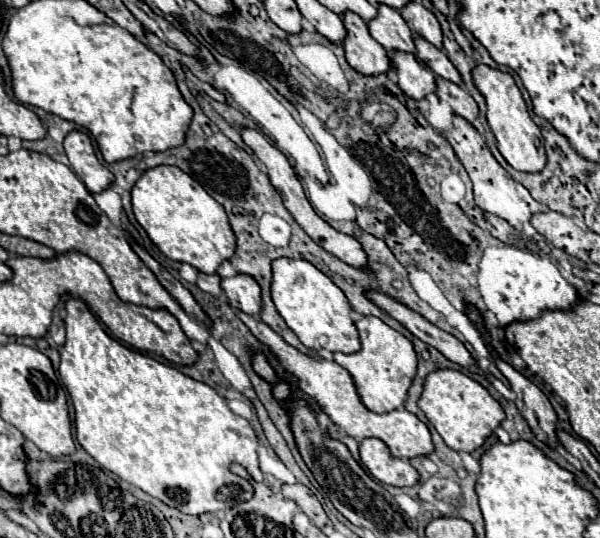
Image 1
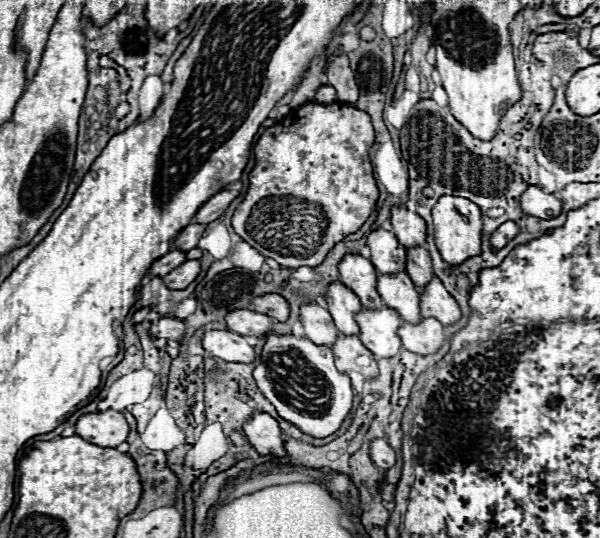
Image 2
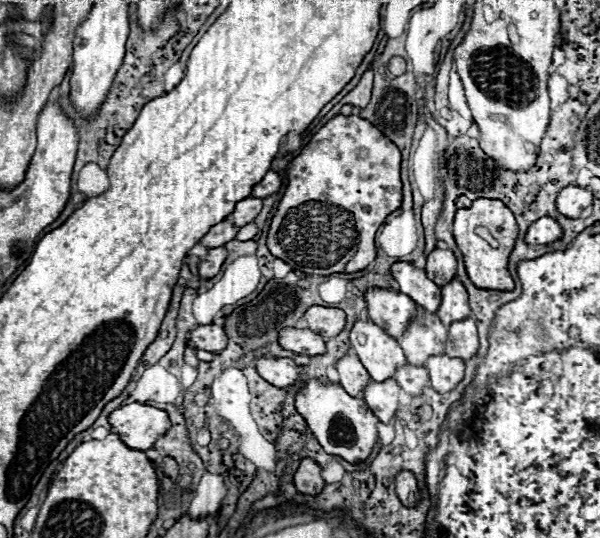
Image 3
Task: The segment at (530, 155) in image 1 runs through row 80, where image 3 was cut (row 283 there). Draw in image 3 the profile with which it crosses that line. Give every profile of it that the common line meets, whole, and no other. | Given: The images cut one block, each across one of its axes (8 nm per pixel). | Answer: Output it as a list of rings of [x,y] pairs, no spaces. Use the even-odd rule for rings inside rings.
[[[478,198],[470,208],[462,208],[456,212],[454,218],[454,238],[458,248],[464,254],[464,264],[468,278],[478,286],[478,288],[488,288],[488,290],[514,290],[514,280],[508,270],[508,258],[514,250],[516,238],[518,238],[518,224],[514,214],[508,210],[508,206],[502,200],[492,200],[492,198]],[[482,226],[486,228],[496,240],[498,248],[492,248],[486,240],[482,240],[476,234],[476,228]]]

